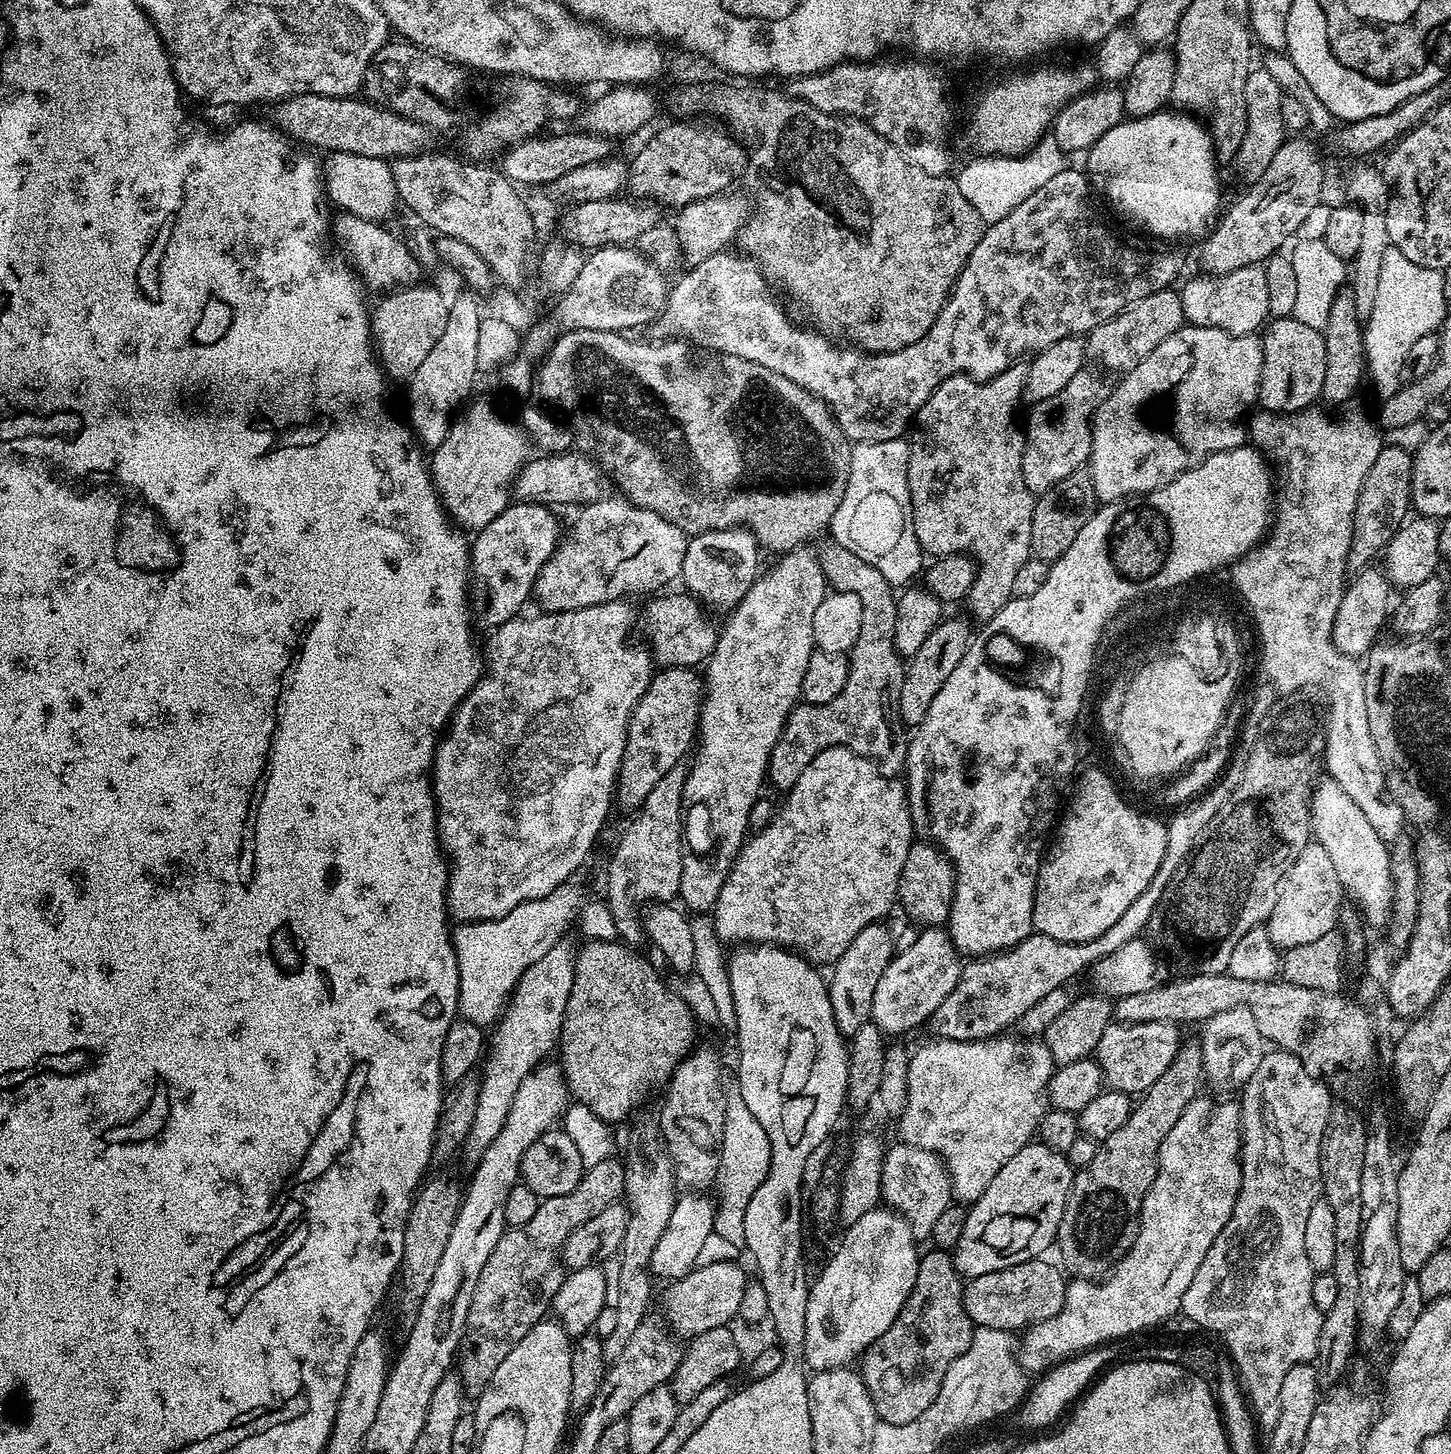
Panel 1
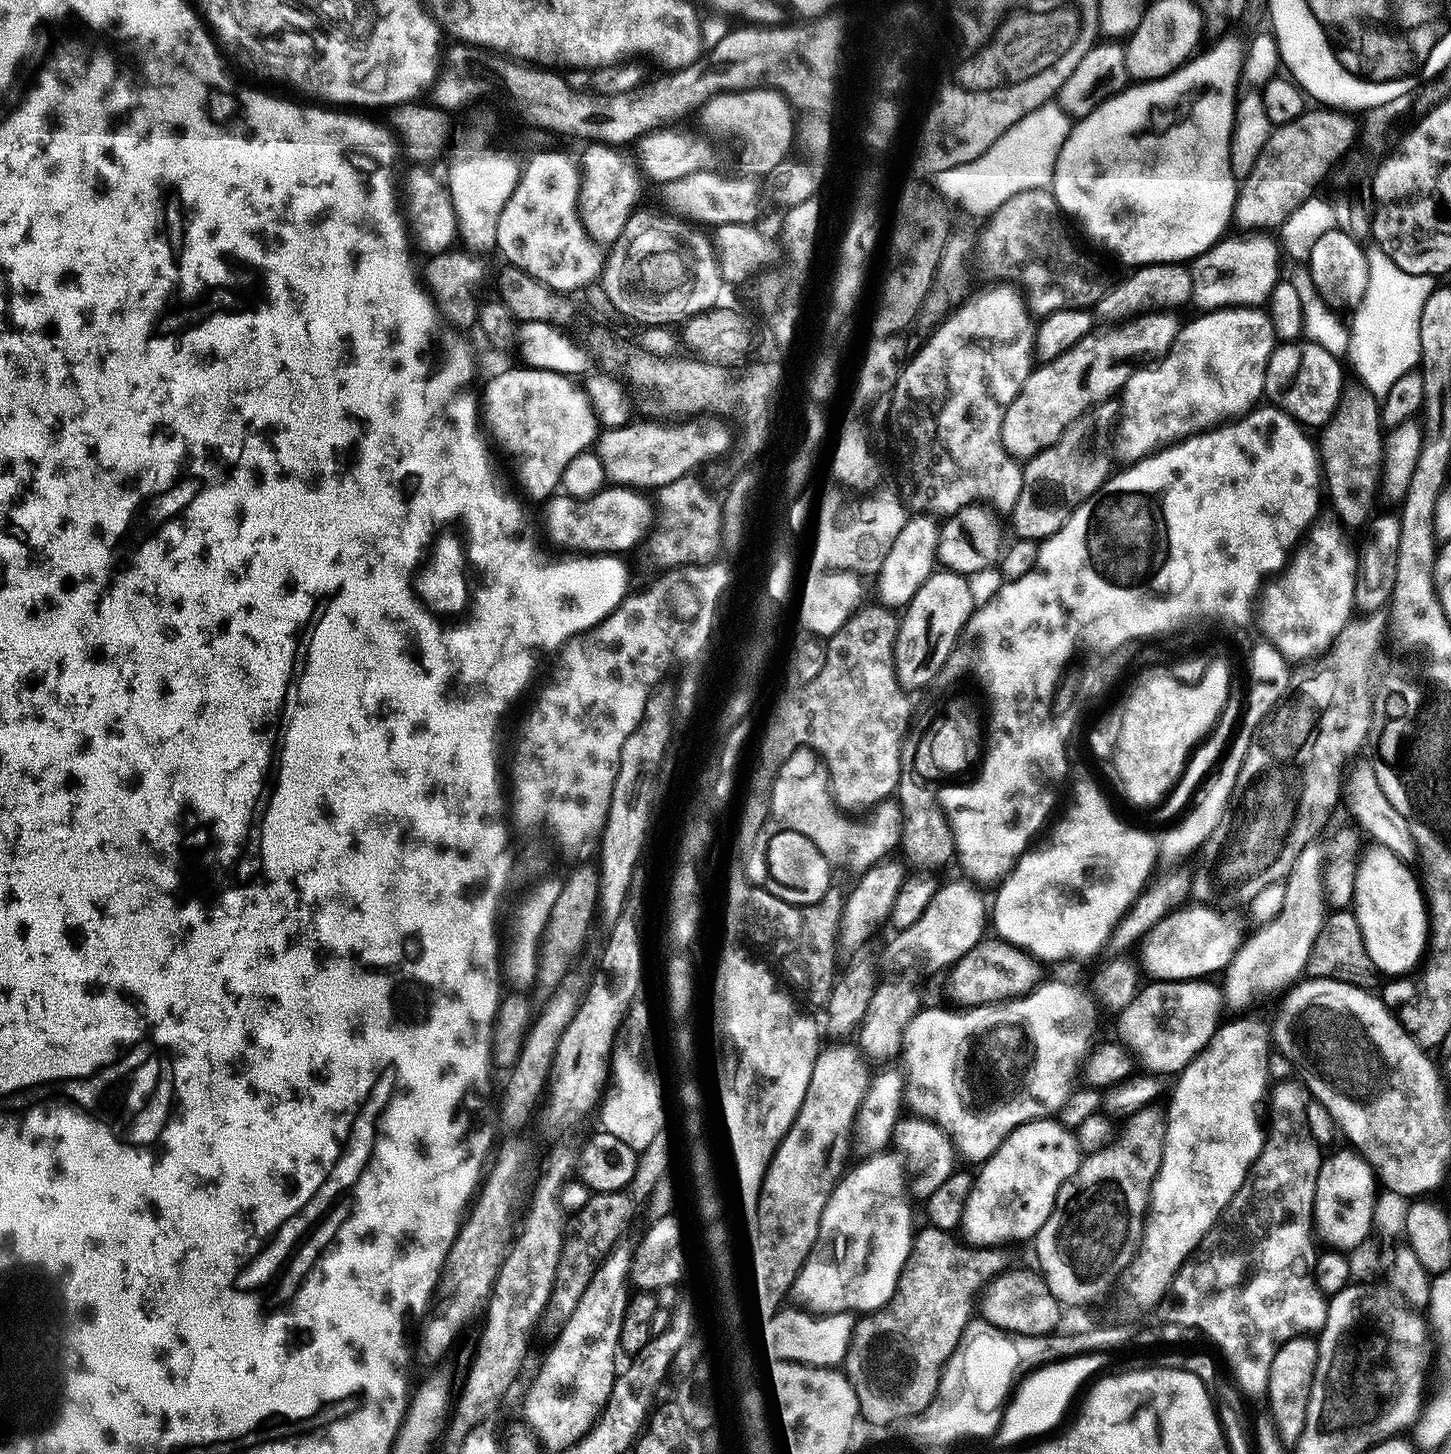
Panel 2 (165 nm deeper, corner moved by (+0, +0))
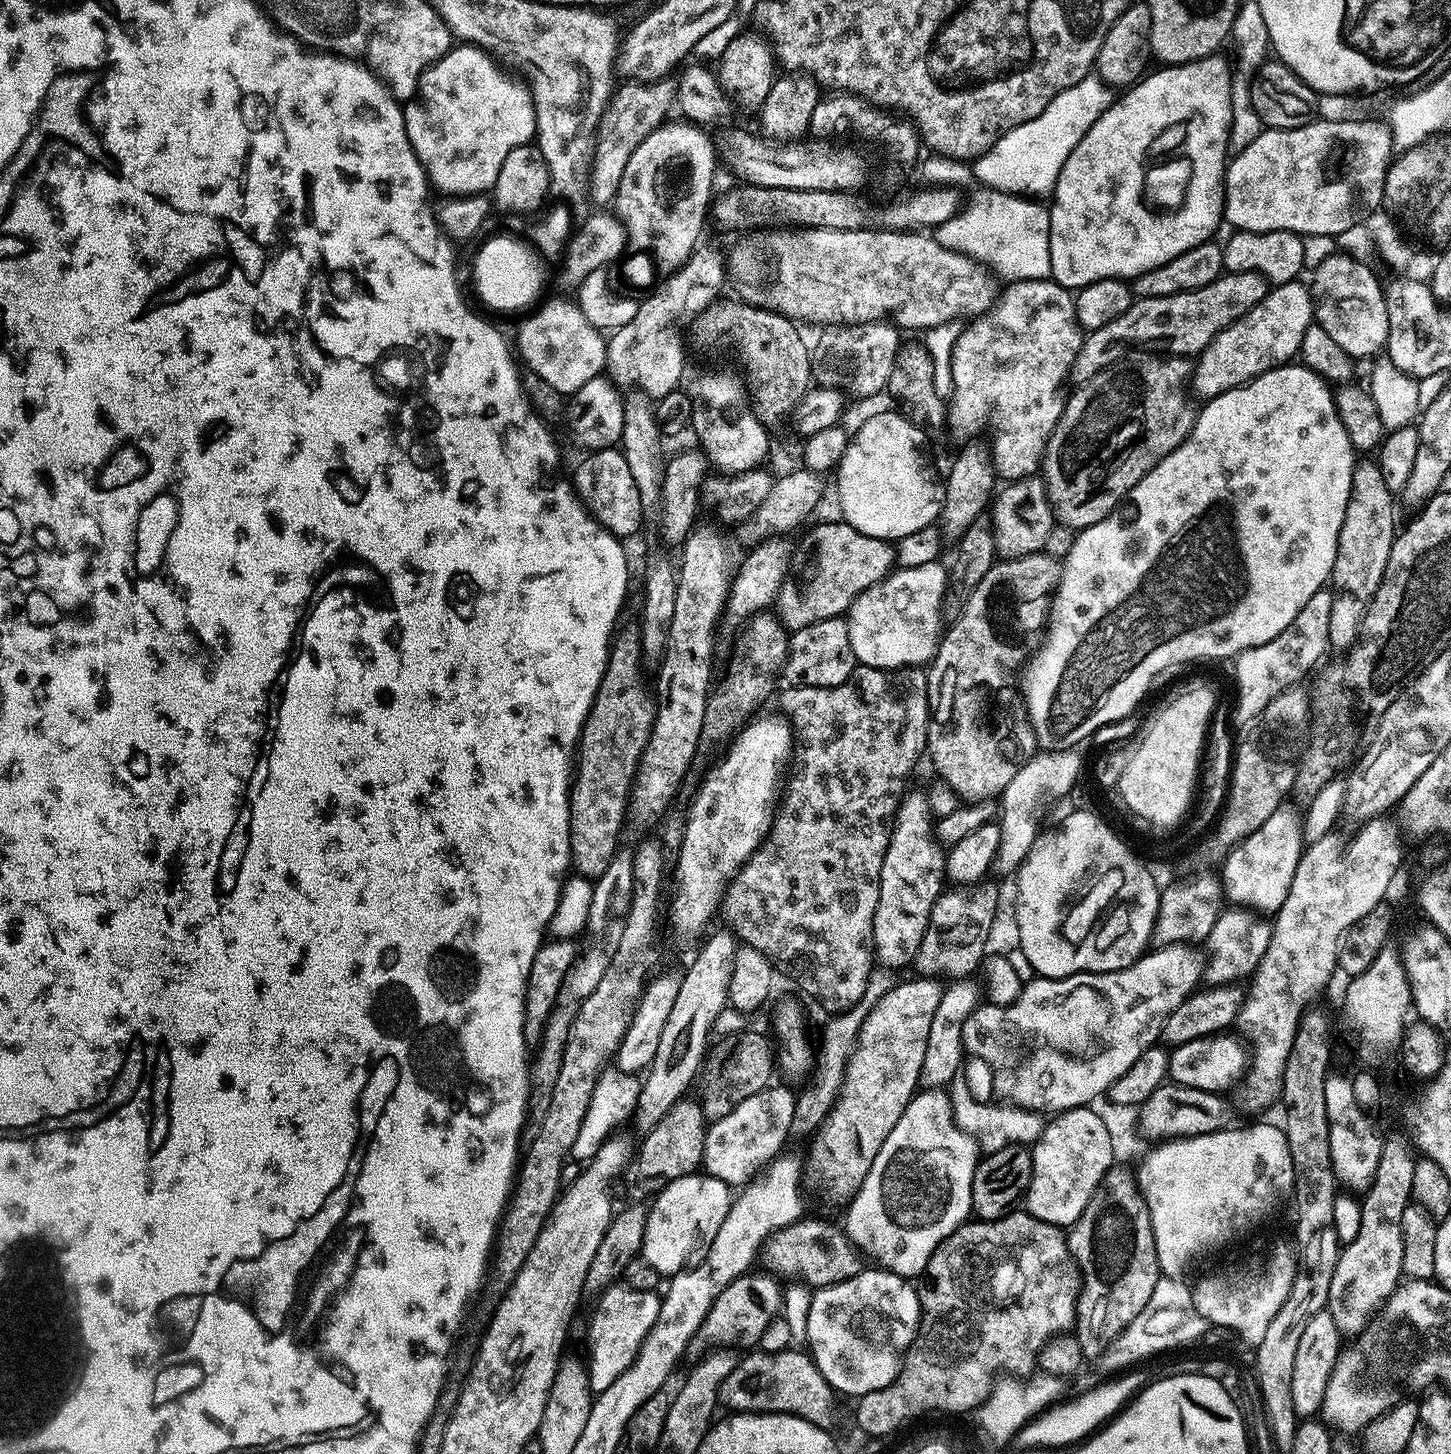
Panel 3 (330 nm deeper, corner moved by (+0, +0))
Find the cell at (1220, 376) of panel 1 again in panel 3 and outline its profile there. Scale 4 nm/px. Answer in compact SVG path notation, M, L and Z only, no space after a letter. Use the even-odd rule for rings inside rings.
M1294 279L1289 284L1269 287L1268 292L1238 322L1226 326L1195 357L1190 388L1203 398L1211 398L1226 390L1249 384L1255 376L1287 364L1299 353L1302 334L1314 322L1314 305L1307 283Z

